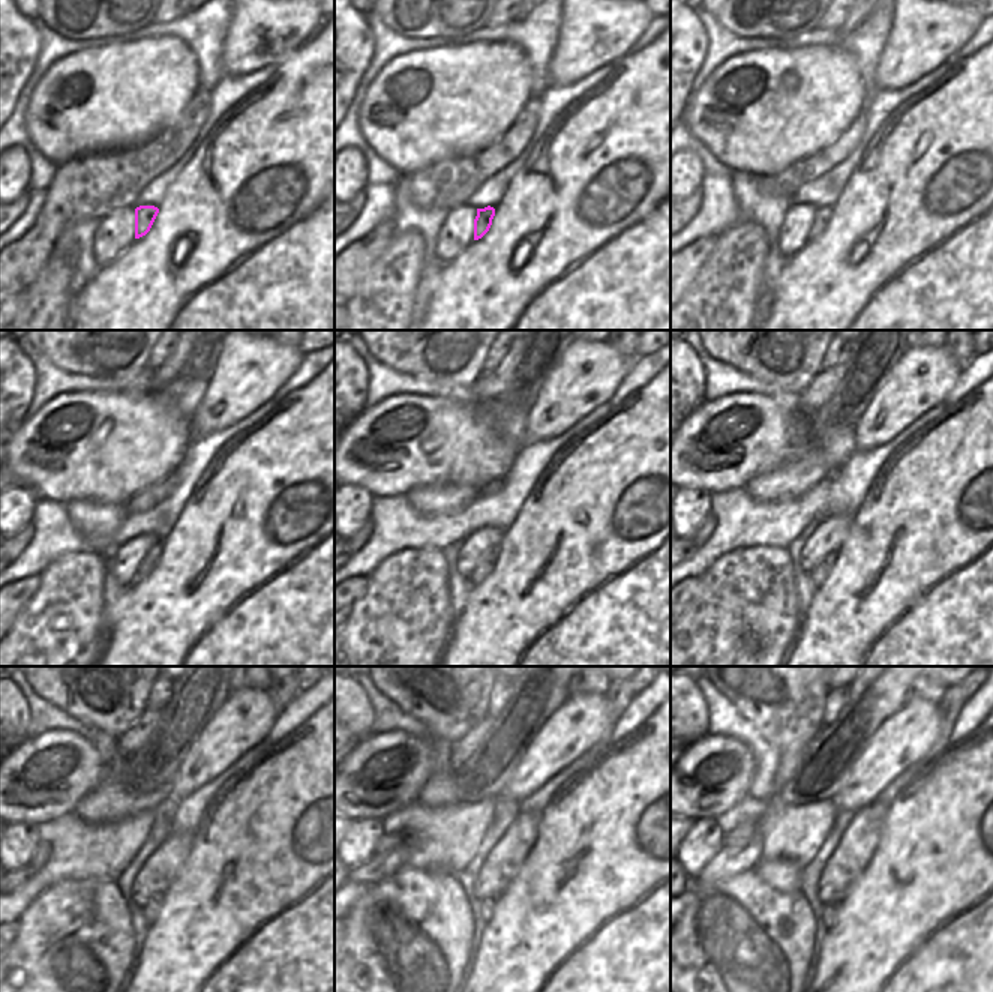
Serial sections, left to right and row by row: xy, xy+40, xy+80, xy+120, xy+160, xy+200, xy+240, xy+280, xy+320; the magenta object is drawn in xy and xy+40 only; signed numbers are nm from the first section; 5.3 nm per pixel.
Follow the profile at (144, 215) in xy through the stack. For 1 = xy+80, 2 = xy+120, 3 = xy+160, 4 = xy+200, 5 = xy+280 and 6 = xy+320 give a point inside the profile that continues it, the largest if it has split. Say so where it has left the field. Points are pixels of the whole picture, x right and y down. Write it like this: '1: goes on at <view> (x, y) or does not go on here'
1: goes on at xy+80 (822, 216)
2: goes on at xy+120 (152, 557)
3: goes on at xy+160 (485, 568)
4: goes on at xy+200 (818, 577)
5: goes on at xy+280 (486, 907)
6: goes on at xy+320 (830, 911)

